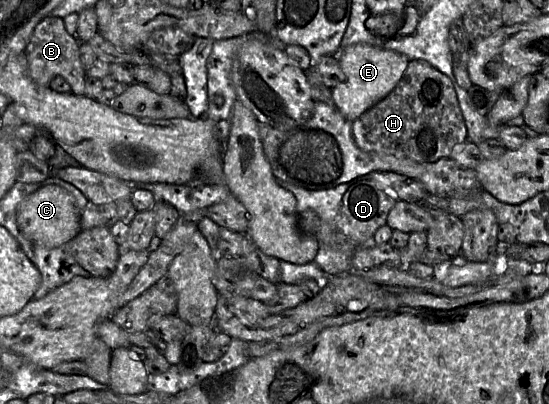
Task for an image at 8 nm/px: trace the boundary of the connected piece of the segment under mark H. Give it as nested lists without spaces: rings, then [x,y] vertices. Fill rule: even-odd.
[[[410,60],[395,88],[352,121],[352,136],[363,151],[432,163],[449,158],[457,144],[467,141],[467,128],[448,76],[424,60]]]

